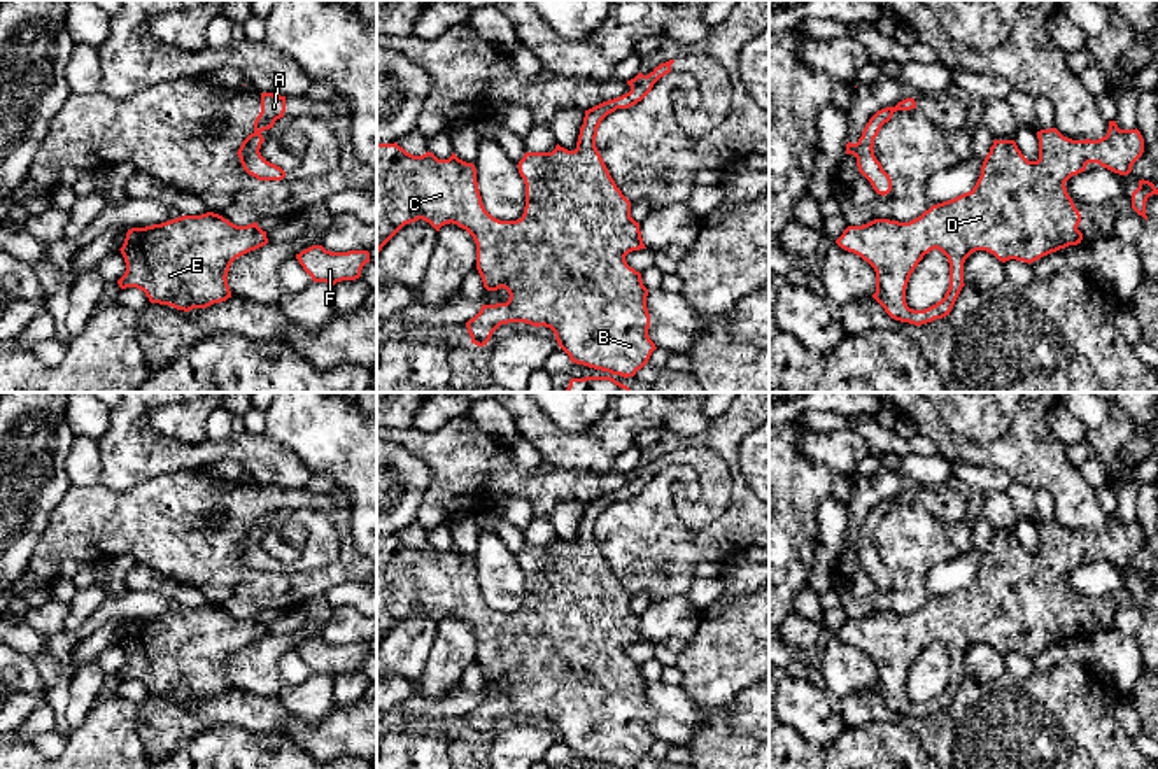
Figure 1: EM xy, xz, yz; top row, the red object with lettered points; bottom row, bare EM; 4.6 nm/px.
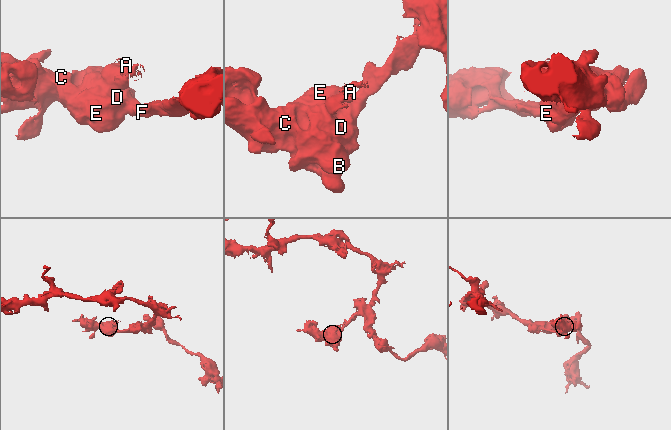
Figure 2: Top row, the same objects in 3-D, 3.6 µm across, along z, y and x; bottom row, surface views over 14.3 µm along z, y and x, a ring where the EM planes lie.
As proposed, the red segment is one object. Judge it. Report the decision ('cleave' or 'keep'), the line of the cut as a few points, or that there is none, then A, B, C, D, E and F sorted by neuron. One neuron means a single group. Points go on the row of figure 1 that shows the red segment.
cleave; cut in xy along (254, 132), (260, 134); A / B C D E F

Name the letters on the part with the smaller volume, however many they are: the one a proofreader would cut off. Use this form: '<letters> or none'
A

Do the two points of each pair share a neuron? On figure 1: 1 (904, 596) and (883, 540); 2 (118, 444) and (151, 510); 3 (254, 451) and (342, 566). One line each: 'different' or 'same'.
1: same
2: different
3: different

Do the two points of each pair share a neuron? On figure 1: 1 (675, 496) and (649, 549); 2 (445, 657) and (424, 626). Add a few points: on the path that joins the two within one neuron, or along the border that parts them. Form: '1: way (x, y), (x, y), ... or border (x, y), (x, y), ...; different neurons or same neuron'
1: way (663, 508), (649, 526), (649, 536); same neuron
2: border (438, 624), (428, 663), (417, 678); different neurons

